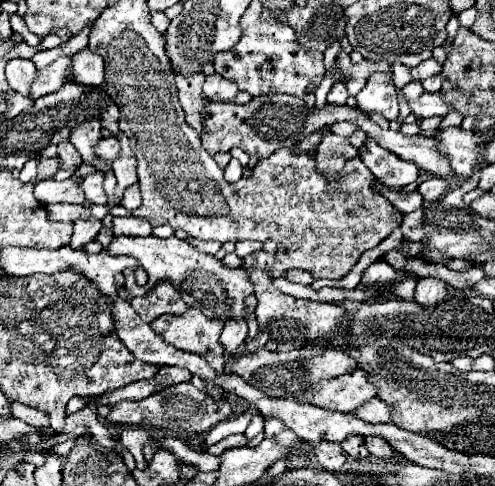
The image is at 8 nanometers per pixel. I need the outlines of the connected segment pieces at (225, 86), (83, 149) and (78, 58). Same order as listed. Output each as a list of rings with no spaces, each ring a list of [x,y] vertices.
[[[220,74],[206,76],[202,90],[212,102],[234,102],[238,94],[238,86],[232,80],[224,80]]]
[[[88,120],[82,122],[80,126],[76,126],[70,134],[70,142],[76,146],[76,150],[82,154],[84,164],[88,166],[96,166],[98,156],[94,152],[94,146],[100,142],[102,134],[100,134],[100,120]]]
[[[88,48],[76,52],[72,62],[72,80],[84,86],[100,86],[104,82],[104,62]]]

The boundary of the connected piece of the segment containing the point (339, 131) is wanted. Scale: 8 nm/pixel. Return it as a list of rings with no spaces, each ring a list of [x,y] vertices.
[[[349,121],[338,122],[331,126],[331,132],[343,137],[351,136],[356,129],[356,124]]]

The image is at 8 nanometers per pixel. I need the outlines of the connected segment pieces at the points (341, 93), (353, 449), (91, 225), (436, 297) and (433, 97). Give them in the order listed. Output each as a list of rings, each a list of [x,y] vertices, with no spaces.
[[[336,82],[336,84],[330,88],[326,100],[328,100],[328,104],[346,104],[346,98],[348,98],[348,92],[346,92],[344,84],[342,84],[342,82]]]
[[[348,436],[346,440],[340,442],[340,446],[342,446],[342,450],[344,450],[346,454],[350,454],[350,456],[354,456],[354,458],[364,458],[364,456],[368,456],[368,450],[364,448],[364,440],[362,440],[360,436]]]
[[[86,218],[86,220],[76,220],[74,222],[74,232],[72,232],[72,240],[70,240],[70,248],[80,250],[86,242],[92,242],[98,232],[100,232],[100,220],[96,218]]]
[[[426,276],[426,278],[420,278],[418,284],[416,284],[416,294],[414,294],[414,300],[422,306],[434,306],[438,304],[448,292],[448,284],[440,278],[432,278],[432,276]]]
[[[424,92],[420,96],[420,100],[410,104],[412,112],[418,118],[428,118],[428,116],[446,116],[448,112],[452,112],[452,104],[448,104],[448,100],[444,100],[444,92],[436,92],[436,94],[428,94]]]

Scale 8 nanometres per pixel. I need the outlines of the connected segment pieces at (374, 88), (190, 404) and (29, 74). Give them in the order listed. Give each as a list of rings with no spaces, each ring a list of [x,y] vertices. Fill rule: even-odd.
[[[374,72],[368,76],[366,86],[356,96],[358,108],[362,112],[376,112],[382,114],[386,120],[398,118],[398,100],[396,100],[396,86],[388,72]]]
[[[190,382],[168,386],[144,400],[138,402],[118,402],[110,408],[110,414],[106,416],[114,424],[132,424],[132,426],[152,426],[152,428],[170,428],[178,430],[184,426],[184,438],[194,438],[200,432],[208,432],[218,422],[226,420],[232,414],[232,406],[226,400],[212,400],[208,394],[194,388]]]
[[[16,58],[6,64],[6,80],[14,92],[20,92],[22,96],[30,96],[30,86],[36,76],[36,68],[30,60]]]

